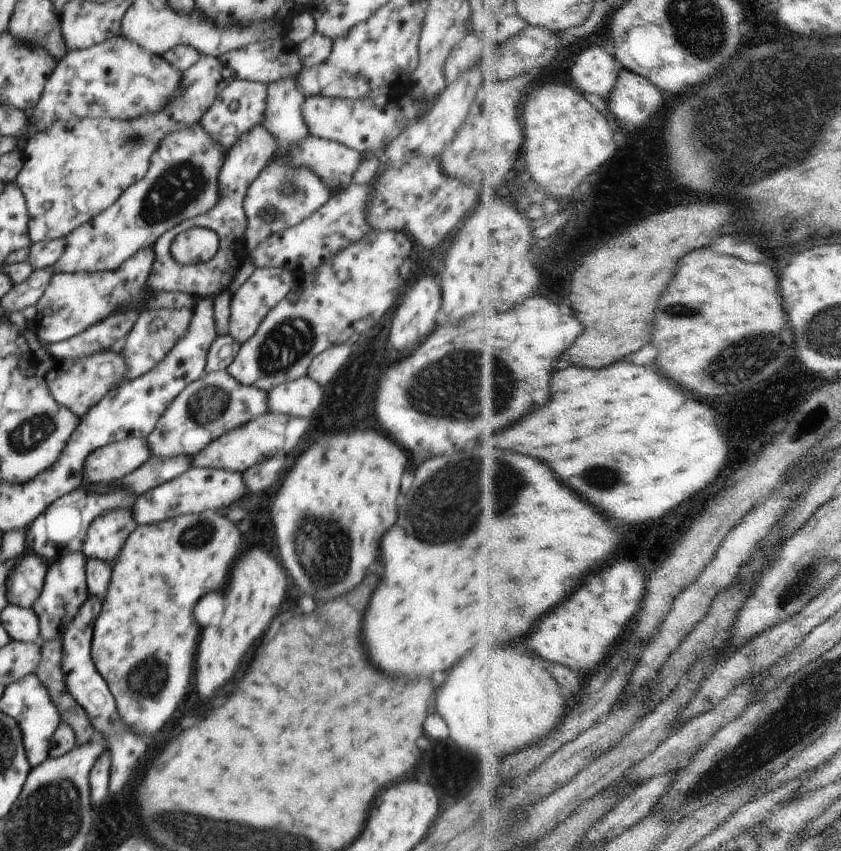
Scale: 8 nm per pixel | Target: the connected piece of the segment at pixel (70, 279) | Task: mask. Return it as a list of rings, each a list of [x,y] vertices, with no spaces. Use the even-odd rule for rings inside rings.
[[[152,247],[140,250],[122,262],[120,268],[104,272],[72,272],[55,273],[44,290],[40,300],[35,304],[37,312],[40,312],[44,320],[44,336],[56,338],[56,340],[68,339],[82,330],[108,318],[114,312],[120,312],[122,308],[138,308],[140,312],[150,308],[193,308],[195,297],[186,292],[160,292],[154,294],[148,290],[146,280],[150,278],[154,264],[154,250]]]

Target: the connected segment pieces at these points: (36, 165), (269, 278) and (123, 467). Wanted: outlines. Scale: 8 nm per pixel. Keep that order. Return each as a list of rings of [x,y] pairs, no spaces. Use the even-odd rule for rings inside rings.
[[[201,55],[188,70],[182,73],[182,98],[170,100],[168,106],[156,114],[146,114],[136,120],[116,120],[99,118],[94,120],[56,120],[48,130],[36,133],[24,146],[24,166],[15,178],[14,184],[24,193],[28,209],[28,230],[32,243],[58,240],[70,234],[78,226],[92,220],[103,210],[110,208],[120,195],[138,182],[150,168],[150,158],[160,144],[160,140],[176,130],[192,128],[212,106],[218,94],[218,84],[222,80],[221,64],[216,57]]]
[[[274,266],[254,270],[252,276],[231,295],[229,335],[238,344],[250,340],[262,319],[293,289],[294,279],[295,276],[291,272]]]
[[[128,438],[92,452],[90,460],[84,462],[86,472],[82,474],[88,482],[96,482],[96,485],[113,482],[140,468],[150,456],[152,452],[146,438]]]

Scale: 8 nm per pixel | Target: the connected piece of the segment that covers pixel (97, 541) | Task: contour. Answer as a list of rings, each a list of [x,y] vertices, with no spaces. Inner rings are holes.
[[[131,509],[108,510],[88,526],[81,551],[86,559],[98,558],[112,564],[136,527]]]

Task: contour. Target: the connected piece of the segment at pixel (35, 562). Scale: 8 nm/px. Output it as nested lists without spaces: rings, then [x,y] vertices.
[[[26,552],[17,559],[16,566],[6,578],[6,598],[9,605],[32,608],[42,592],[48,564],[32,552]]]

